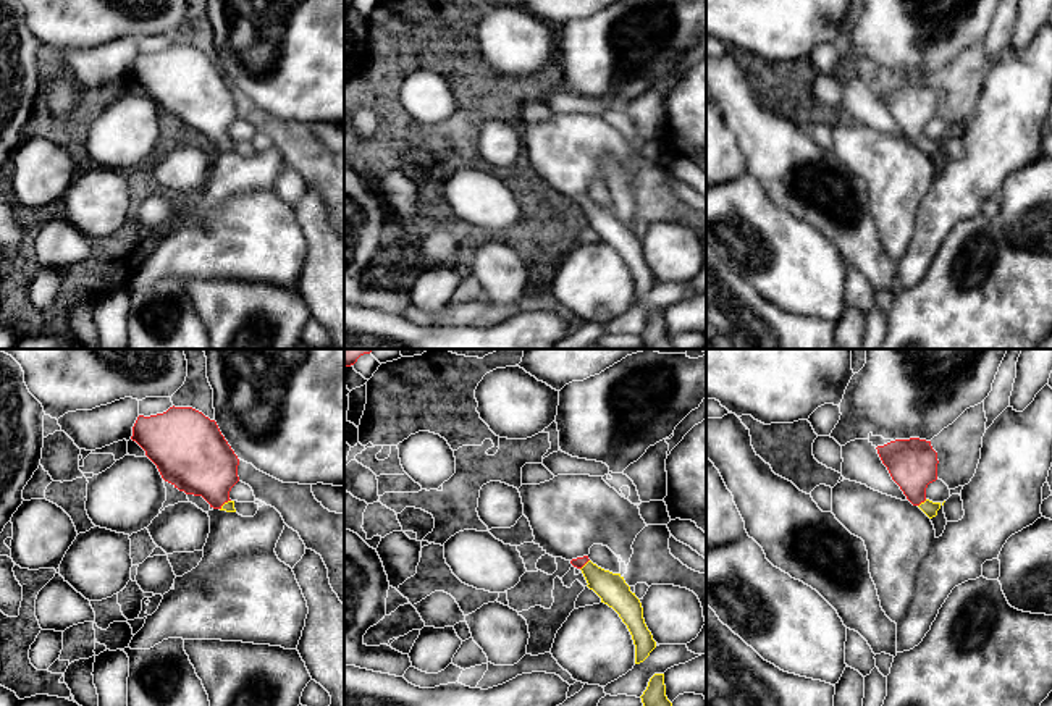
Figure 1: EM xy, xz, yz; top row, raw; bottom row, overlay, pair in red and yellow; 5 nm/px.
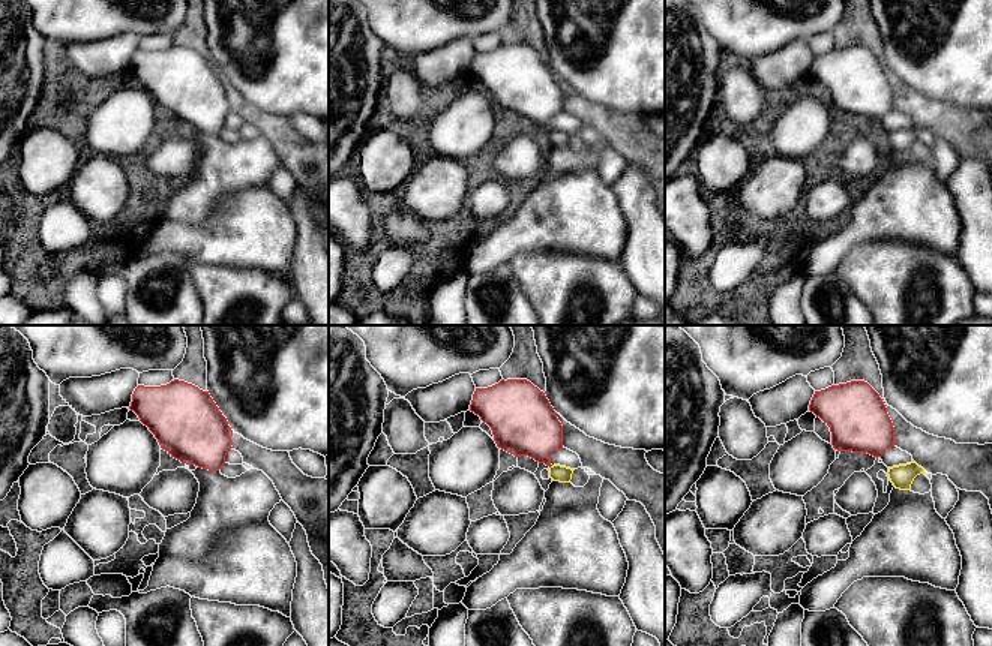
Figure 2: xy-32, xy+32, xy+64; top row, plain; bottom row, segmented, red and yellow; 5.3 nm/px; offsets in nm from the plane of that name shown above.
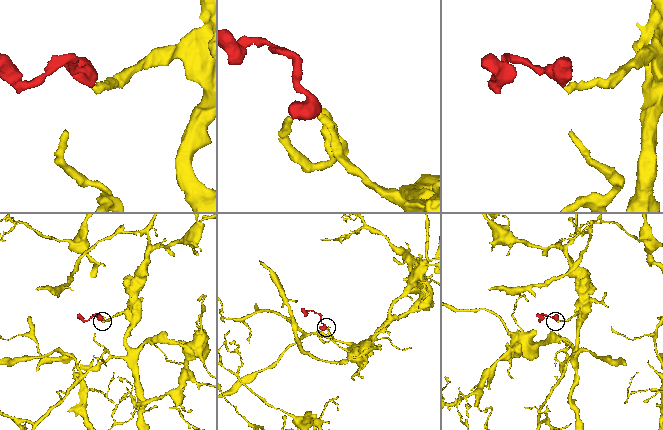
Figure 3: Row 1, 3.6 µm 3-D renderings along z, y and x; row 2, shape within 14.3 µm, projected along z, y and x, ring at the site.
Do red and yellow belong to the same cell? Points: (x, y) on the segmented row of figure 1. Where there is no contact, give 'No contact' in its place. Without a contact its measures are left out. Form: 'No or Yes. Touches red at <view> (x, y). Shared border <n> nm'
Yes. Touches red at yz (921, 501). Shared border 60 nm

